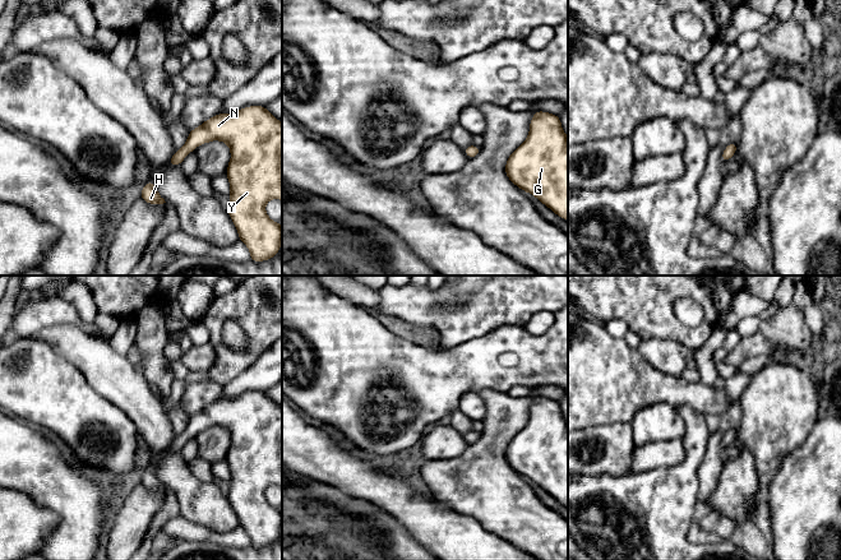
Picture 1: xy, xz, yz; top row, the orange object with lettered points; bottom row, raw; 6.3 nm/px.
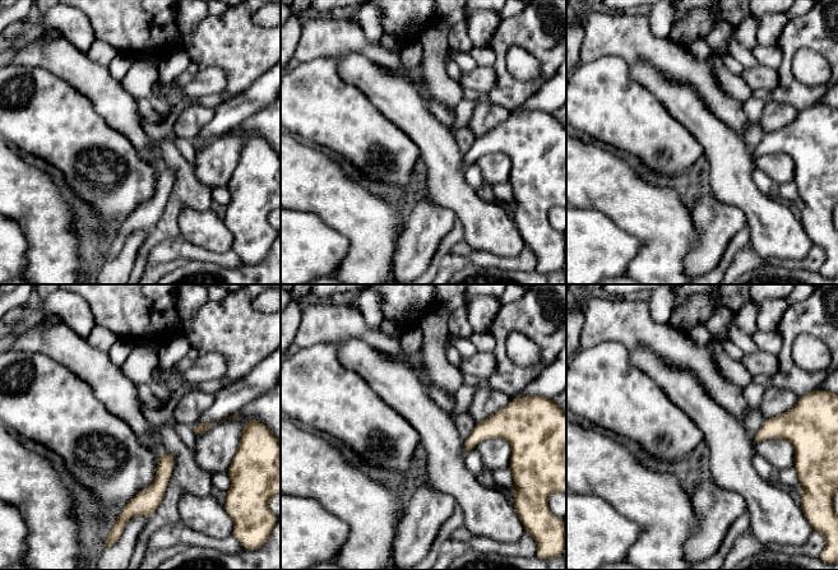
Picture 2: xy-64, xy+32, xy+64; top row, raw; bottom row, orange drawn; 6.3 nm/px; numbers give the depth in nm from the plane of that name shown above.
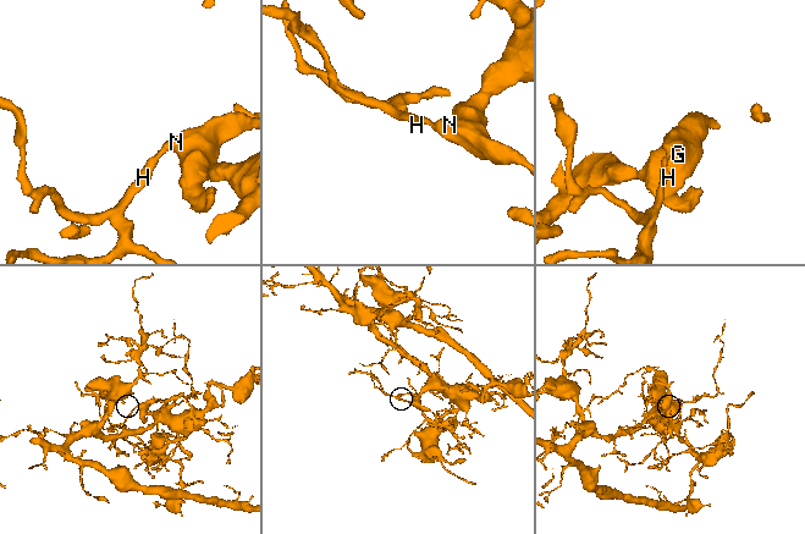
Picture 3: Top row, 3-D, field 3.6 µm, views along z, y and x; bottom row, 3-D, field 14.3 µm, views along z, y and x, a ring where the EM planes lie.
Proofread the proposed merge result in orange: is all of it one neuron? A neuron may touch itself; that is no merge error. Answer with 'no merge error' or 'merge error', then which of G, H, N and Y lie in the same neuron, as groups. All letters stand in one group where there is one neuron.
no merge error; G H N Y

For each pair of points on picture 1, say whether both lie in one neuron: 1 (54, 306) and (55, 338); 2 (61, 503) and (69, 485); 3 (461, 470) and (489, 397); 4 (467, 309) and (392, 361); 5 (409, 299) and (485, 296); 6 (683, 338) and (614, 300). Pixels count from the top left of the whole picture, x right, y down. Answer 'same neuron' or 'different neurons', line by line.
1: different neurons
2: same neuron
3: same neuron
4: different neurons
5: same neuron
6: same neuron

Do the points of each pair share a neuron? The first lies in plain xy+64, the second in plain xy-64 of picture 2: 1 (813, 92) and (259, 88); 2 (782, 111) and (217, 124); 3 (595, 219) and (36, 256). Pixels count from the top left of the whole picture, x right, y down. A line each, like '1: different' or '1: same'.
1: different
2: different
3: different

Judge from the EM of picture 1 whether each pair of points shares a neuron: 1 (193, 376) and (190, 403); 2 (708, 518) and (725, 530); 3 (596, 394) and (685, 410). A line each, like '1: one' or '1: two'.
1: two
2: one
3: two

